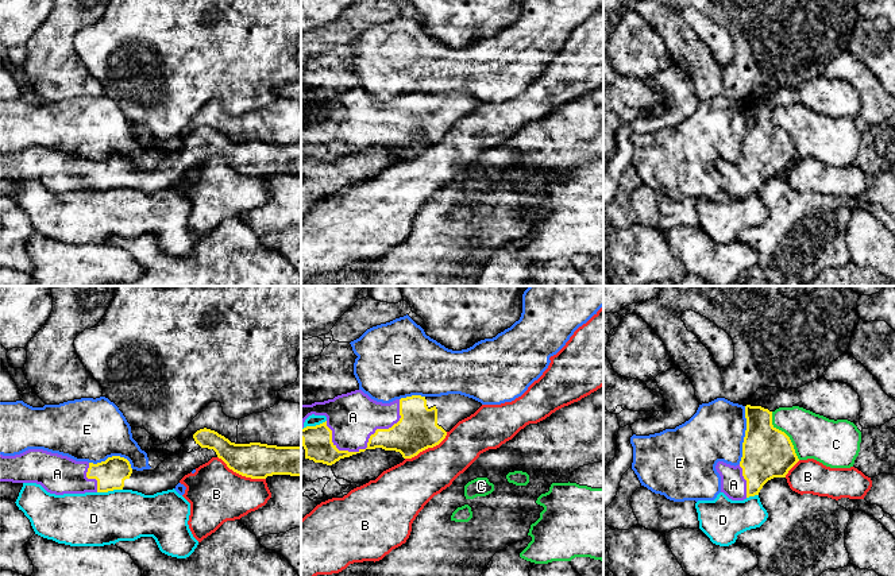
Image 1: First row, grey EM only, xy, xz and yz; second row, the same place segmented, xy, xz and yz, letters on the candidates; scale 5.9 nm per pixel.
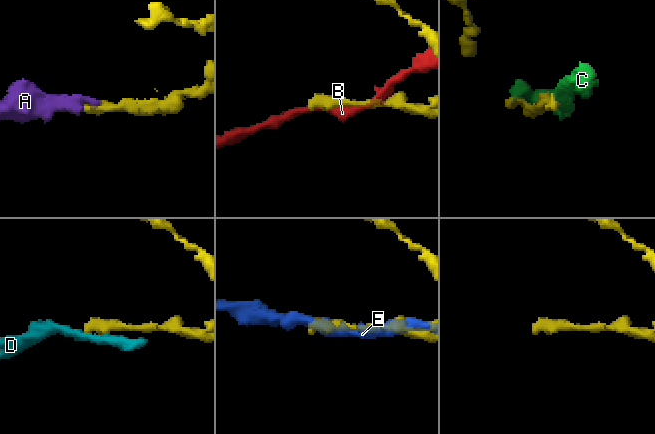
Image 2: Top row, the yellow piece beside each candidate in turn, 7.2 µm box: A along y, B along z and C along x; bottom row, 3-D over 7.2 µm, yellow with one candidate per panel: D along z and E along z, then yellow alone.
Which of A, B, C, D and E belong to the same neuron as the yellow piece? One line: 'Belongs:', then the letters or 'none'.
Belongs: A

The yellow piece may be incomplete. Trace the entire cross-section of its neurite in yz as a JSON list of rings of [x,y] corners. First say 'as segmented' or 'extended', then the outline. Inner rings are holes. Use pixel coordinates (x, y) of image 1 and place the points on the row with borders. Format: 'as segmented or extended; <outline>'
extended; [[[745,406],[747,430],[738,465],[718,461],[721,492],[732,500],[759,495],[774,478],[786,478],[799,461],[790,437],[772,425],[772,411],[761,406]]]

